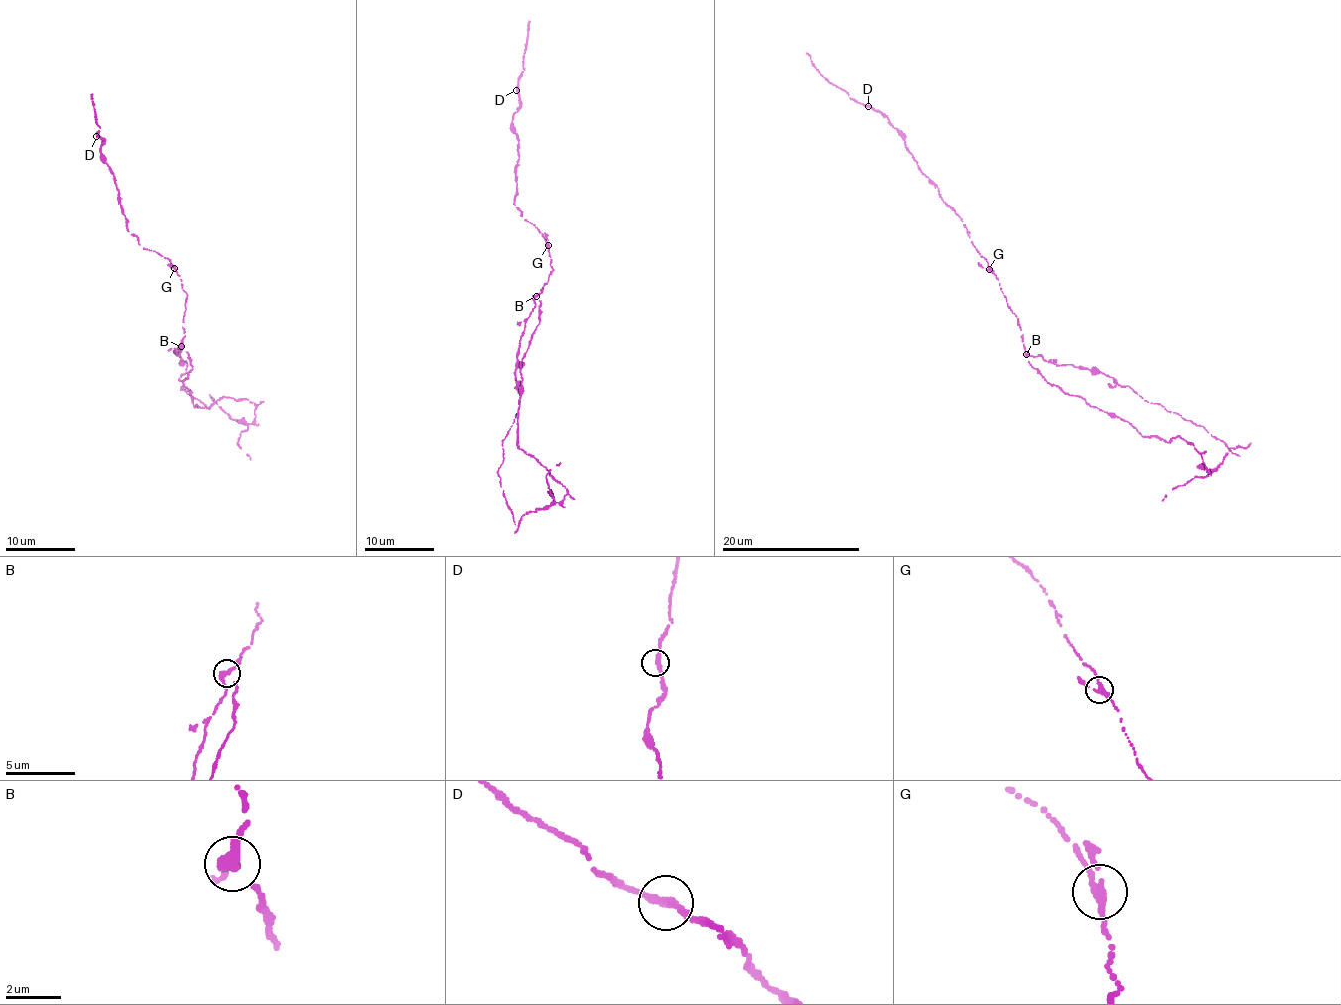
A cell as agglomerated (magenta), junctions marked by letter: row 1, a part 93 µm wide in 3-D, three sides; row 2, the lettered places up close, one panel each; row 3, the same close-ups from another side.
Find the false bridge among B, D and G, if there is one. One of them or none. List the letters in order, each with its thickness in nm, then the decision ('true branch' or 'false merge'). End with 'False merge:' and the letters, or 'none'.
B: 260 nm | false merge
D: 300 nm | true branch
G: 240 nm | true branch
False merge: B

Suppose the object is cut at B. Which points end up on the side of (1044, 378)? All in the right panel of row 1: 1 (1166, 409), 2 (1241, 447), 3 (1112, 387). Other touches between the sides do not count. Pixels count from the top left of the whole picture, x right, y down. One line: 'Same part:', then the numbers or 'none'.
Same part: 2

